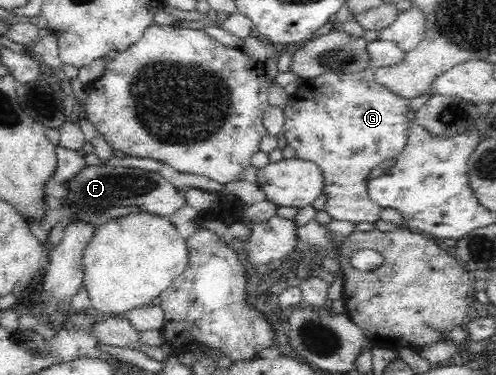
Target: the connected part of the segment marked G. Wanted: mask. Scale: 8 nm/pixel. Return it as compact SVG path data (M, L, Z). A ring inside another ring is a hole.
M364 67L354 73L328 72L316 77L301 79L293 95L283 107L285 125L283 135L286 144L296 152L296 159L314 163L322 173L326 202L324 209L331 219L375 223L380 218L381 207L375 204L367 192L371 172L384 161L402 155L408 143L410 100L391 92L375 78L376 68Z

